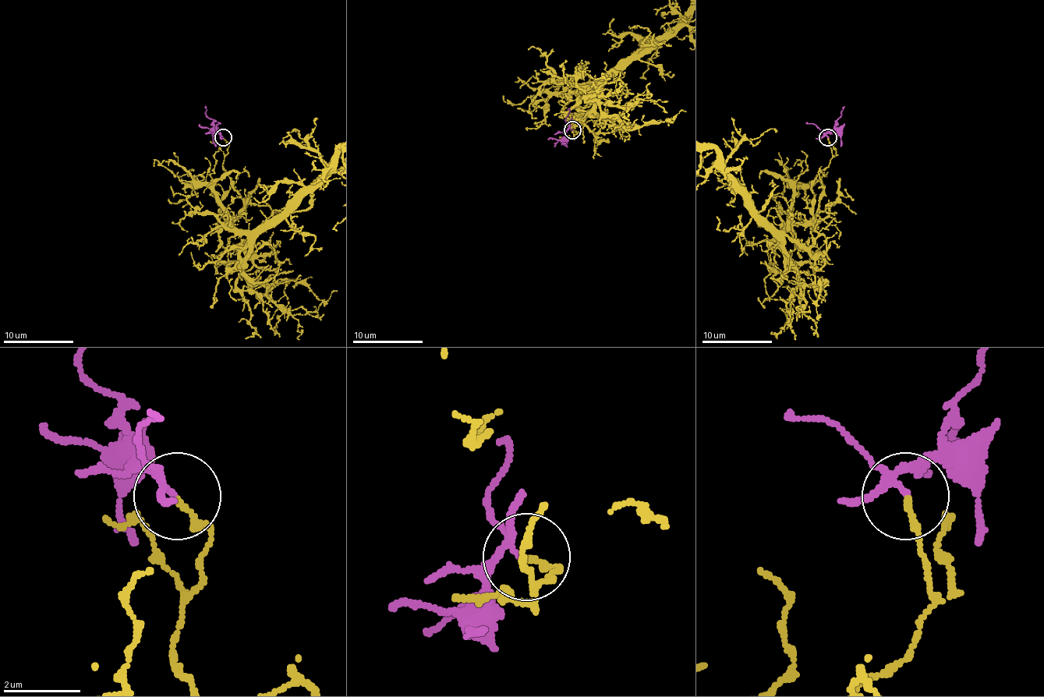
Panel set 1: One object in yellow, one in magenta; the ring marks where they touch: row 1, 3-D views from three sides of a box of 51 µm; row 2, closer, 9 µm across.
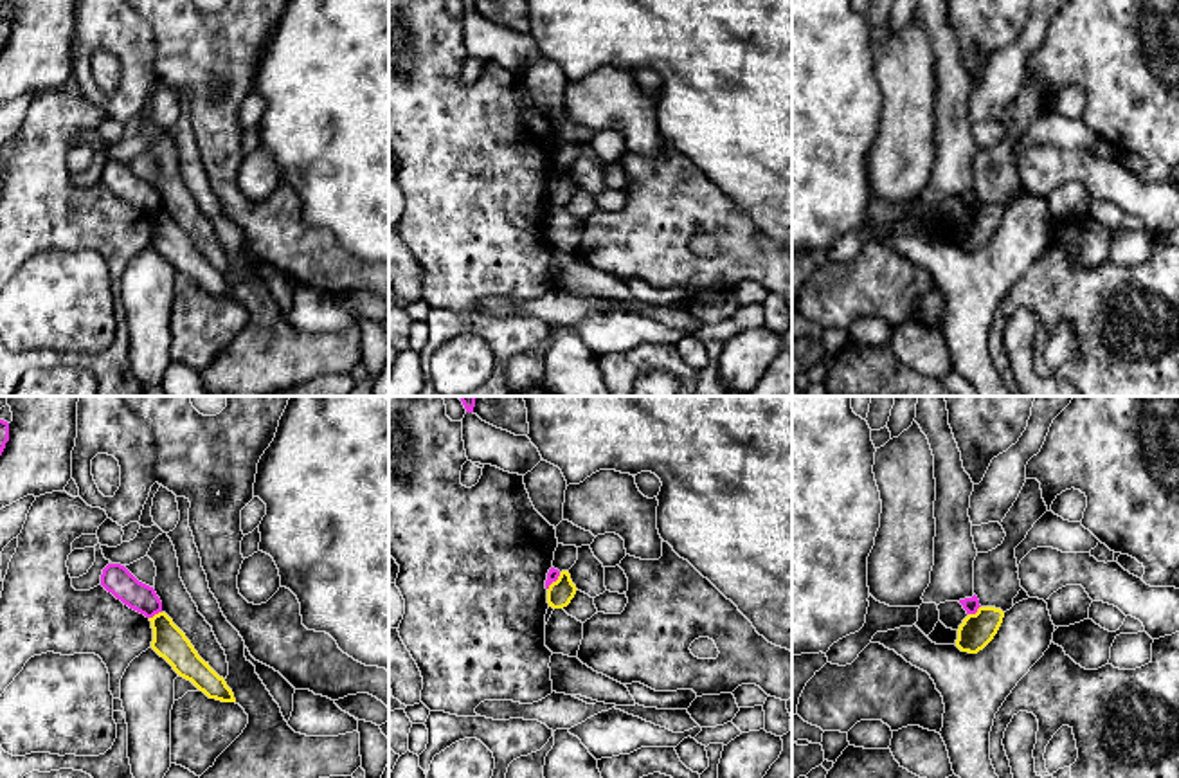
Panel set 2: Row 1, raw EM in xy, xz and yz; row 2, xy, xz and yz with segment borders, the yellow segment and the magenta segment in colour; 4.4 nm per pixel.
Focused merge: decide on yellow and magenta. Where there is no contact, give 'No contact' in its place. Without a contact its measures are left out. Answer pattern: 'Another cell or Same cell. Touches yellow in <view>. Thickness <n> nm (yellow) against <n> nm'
Another cell. Touches yellow in yz. Thickness 150 nm (yellow) against 70 nm

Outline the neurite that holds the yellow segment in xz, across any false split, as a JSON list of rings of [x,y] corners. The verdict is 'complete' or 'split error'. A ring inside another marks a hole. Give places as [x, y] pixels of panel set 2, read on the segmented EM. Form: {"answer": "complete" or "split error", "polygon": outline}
{"answer": "complete", "polygon": [[[562,571],[558,580],[547,589],[547,603],[553,609],[563,609],[571,603],[576,594],[576,585],[571,580],[569,571]]]}

